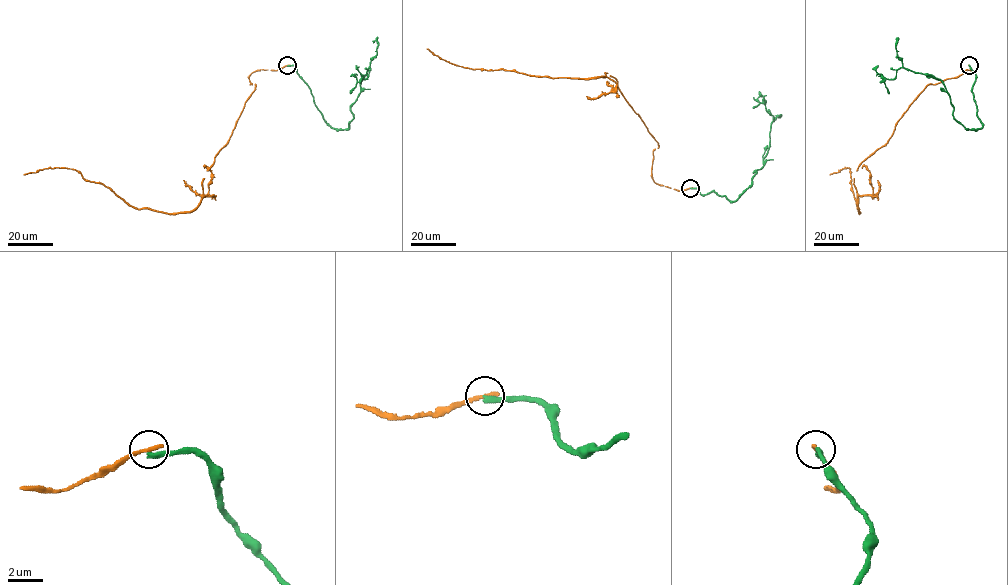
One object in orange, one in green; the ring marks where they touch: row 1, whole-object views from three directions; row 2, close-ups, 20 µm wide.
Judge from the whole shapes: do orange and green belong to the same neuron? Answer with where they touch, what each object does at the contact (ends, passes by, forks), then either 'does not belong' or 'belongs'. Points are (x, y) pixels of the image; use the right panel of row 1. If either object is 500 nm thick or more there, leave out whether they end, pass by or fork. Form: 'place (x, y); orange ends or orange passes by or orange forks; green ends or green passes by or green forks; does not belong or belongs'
place (969, 65); orange ends; green ends; does not belong

